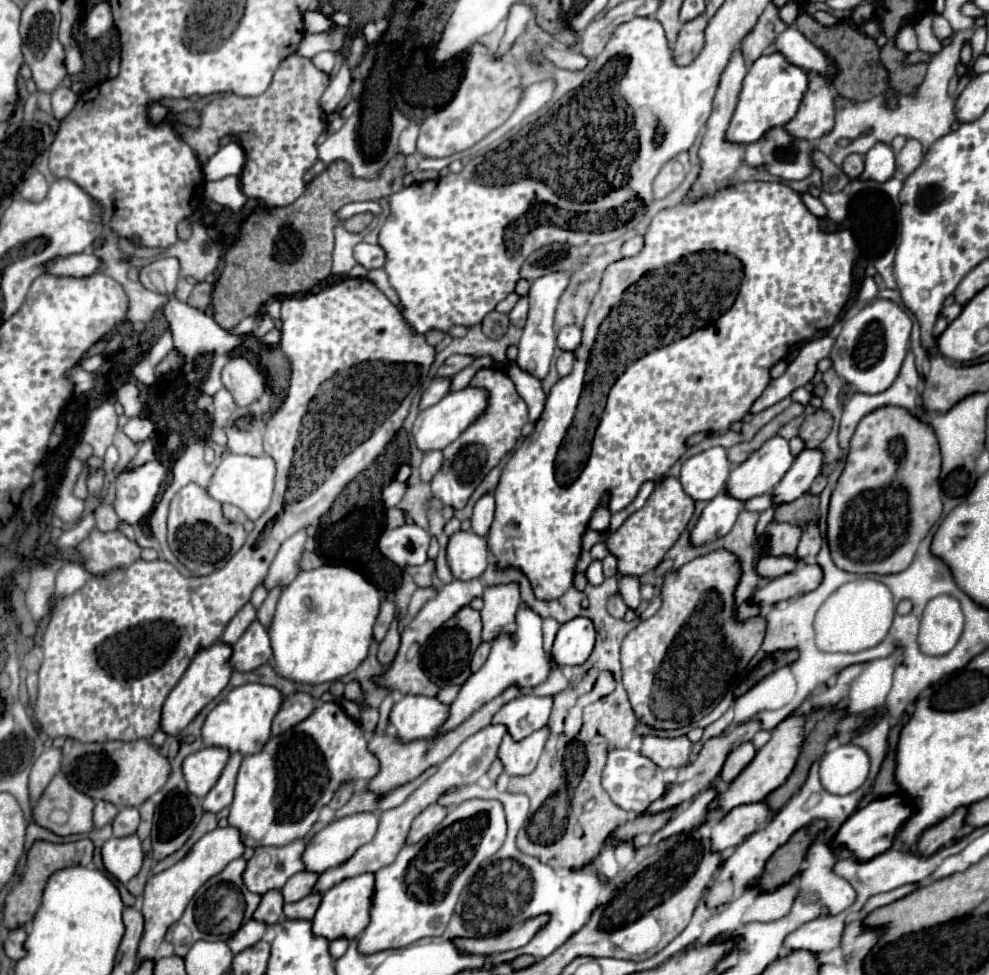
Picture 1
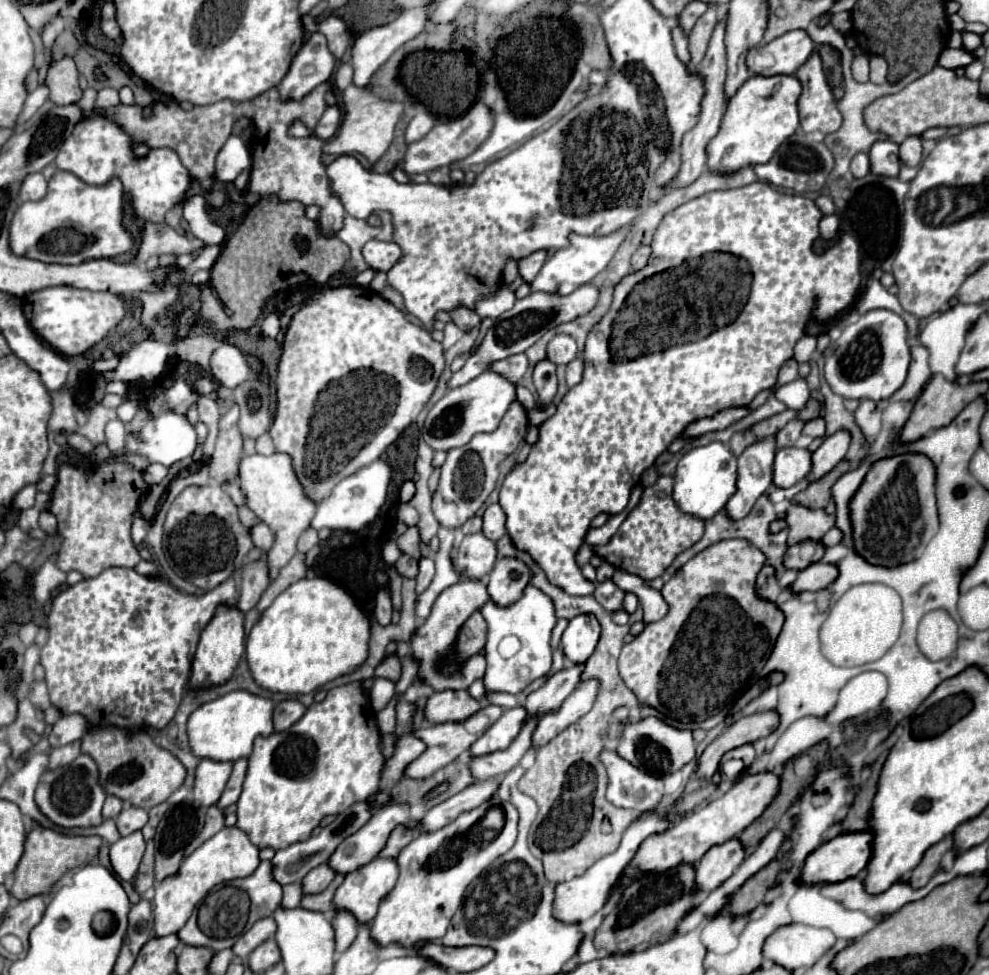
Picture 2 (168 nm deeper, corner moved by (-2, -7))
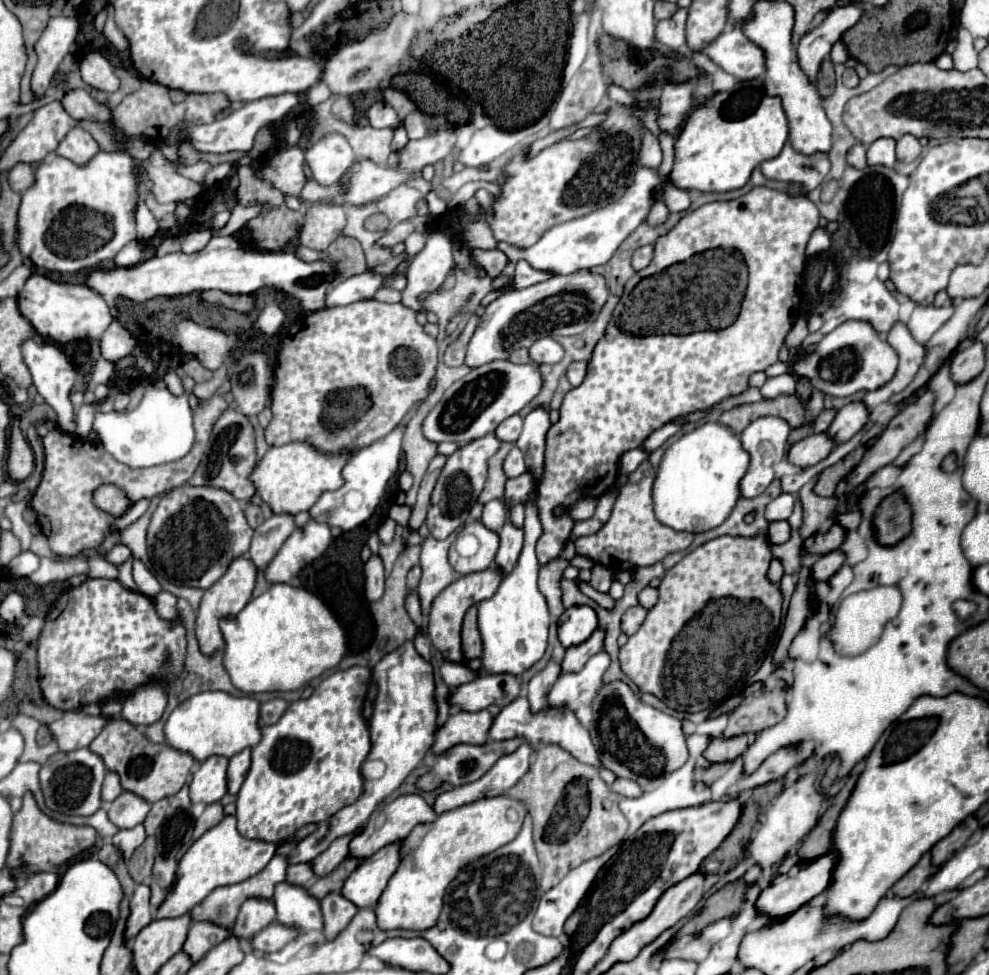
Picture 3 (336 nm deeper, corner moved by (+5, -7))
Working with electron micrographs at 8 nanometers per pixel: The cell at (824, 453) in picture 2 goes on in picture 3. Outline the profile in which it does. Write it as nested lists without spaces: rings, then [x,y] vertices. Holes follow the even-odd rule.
[[[852,401],[836,413],[828,433],[832,433],[832,437],[836,437],[836,441],[848,441],[866,425],[868,415],[870,413],[862,401]]]

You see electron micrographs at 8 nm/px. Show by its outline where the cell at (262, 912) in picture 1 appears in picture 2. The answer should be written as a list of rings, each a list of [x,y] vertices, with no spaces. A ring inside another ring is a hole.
[[[295,883],[295,885],[285,885],[285,887],[283,887],[281,907],[283,907],[283,909],[295,909],[295,907],[299,907],[301,897],[303,897],[303,893],[301,893],[301,885],[299,885],[299,883]]]

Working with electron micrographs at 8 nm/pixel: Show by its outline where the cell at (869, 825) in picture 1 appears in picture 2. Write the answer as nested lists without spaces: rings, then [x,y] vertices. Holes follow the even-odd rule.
[[[853,831],[853,833],[841,833],[835,839],[823,843],[821,847],[817,847],[805,861],[803,867],[803,883],[833,883],[833,881],[843,881],[849,877],[855,877],[857,873],[861,873],[873,853],[873,833],[871,831]]]

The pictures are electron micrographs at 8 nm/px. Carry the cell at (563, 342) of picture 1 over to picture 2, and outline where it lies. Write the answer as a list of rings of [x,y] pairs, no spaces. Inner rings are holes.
[[[555,335],[547,345],[547,359],[551,359],[555,365],[567,365],[569,361],[579,357],[577,343],[571,335]]]

